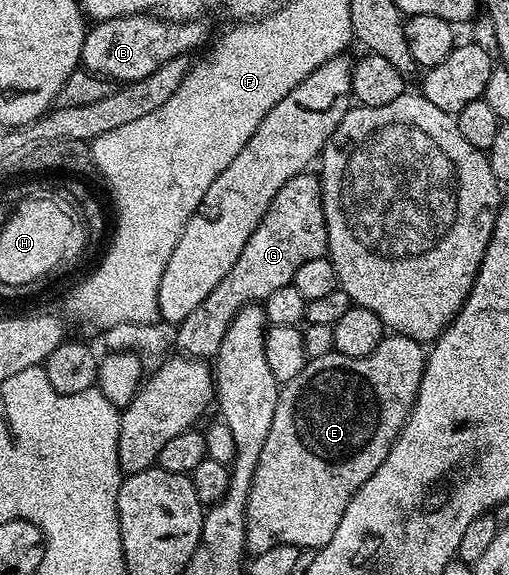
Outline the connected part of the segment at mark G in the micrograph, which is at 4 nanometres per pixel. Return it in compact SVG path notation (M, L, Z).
M305 171L294 175L294 179L286 179L282 183L282 191L274 195L274 203L262 215L262 223L254 227L254 235L246 239L246 247L242 247L242 255L230 271L226 271L226 279L182 319L177 329L175 348L183 356L201 359L215 358L222 347L222 335L226 335L226 327L238 315L244 305L262 303L278 287L292 284L294 271L302 267L310 259L325 256L328 251L326 235L326 215L322 203L320 179L315 172Z

